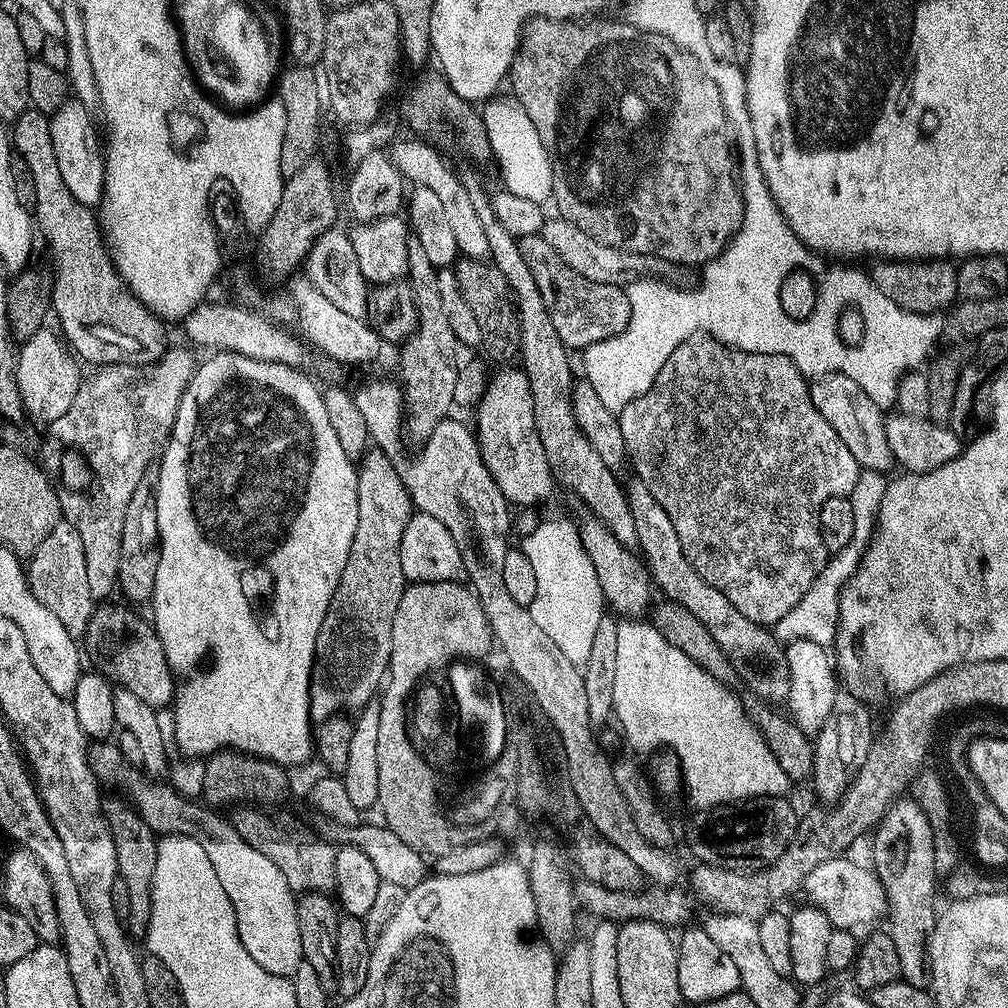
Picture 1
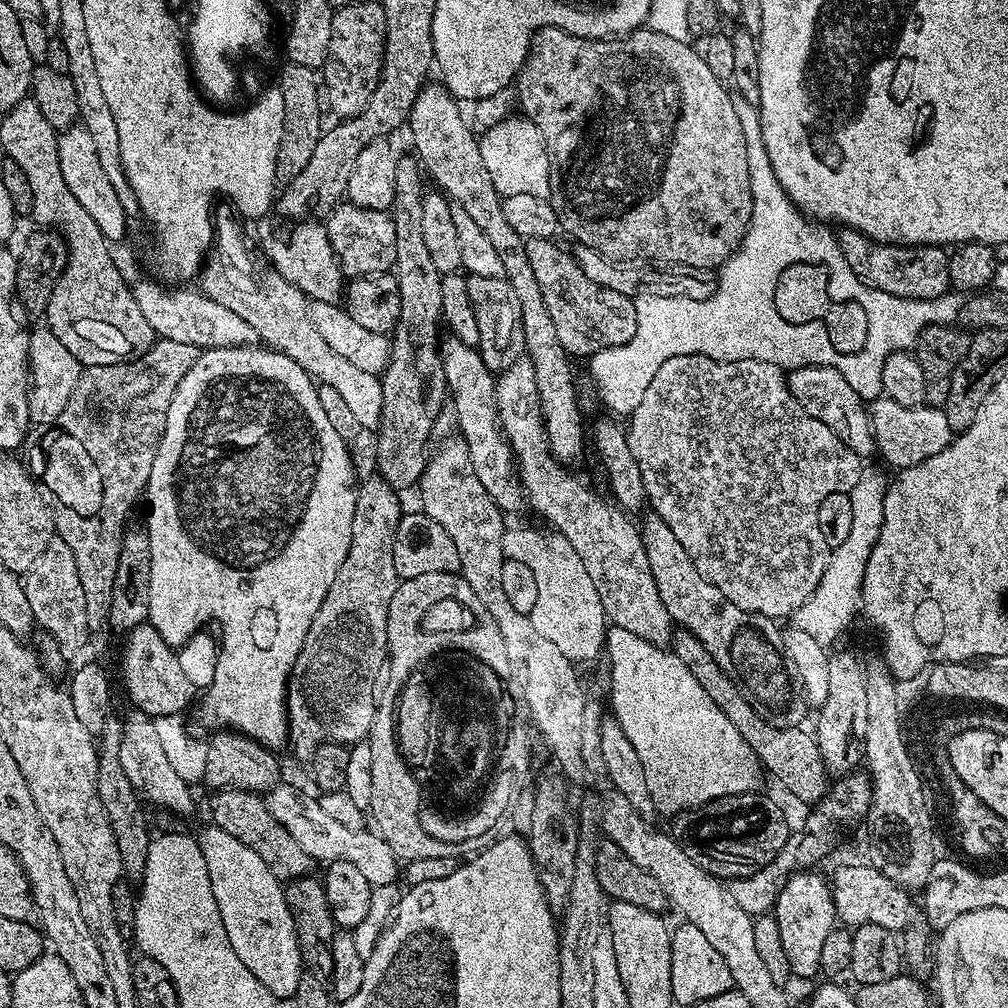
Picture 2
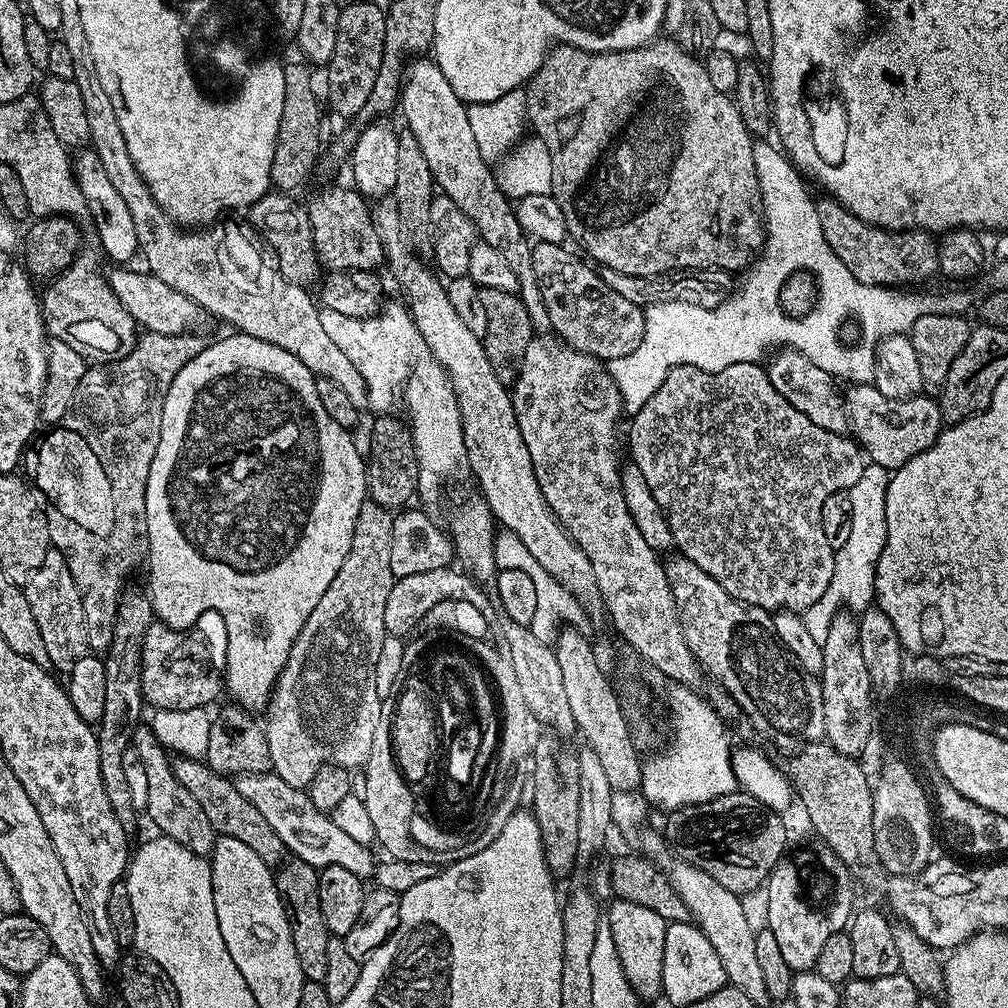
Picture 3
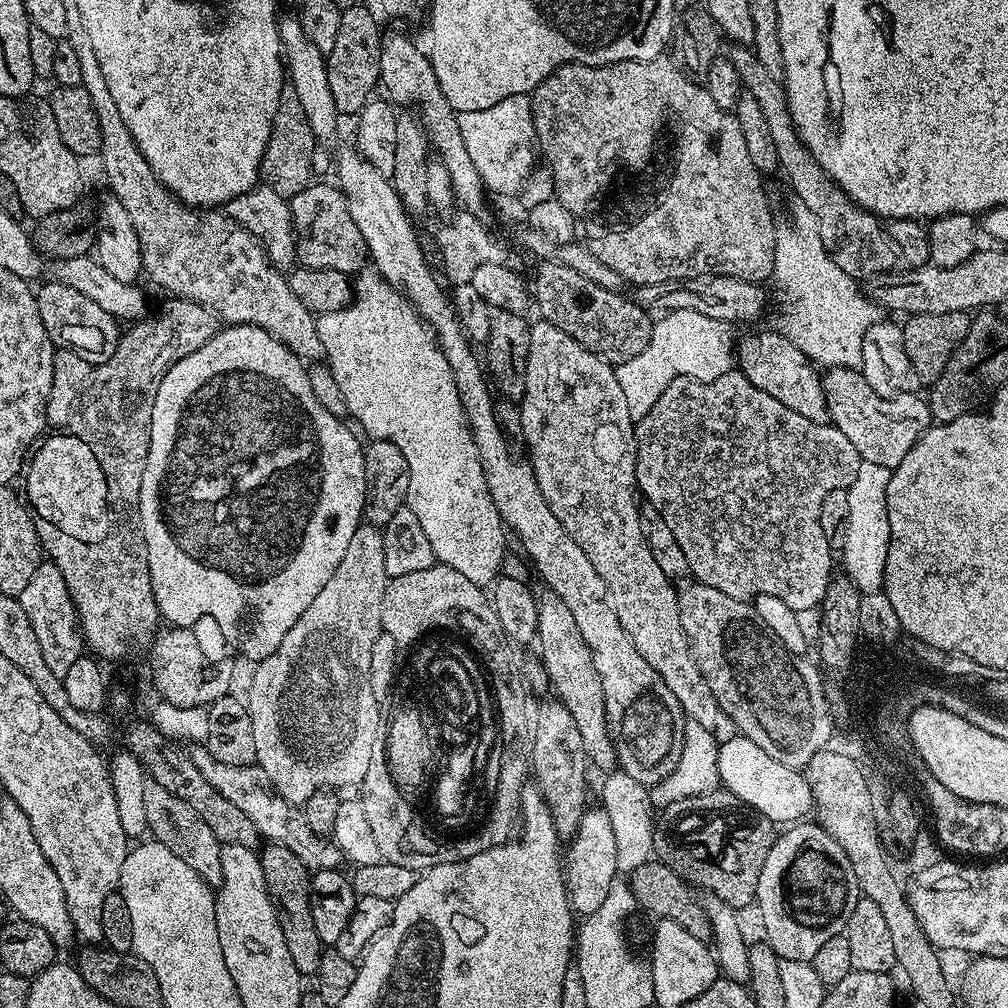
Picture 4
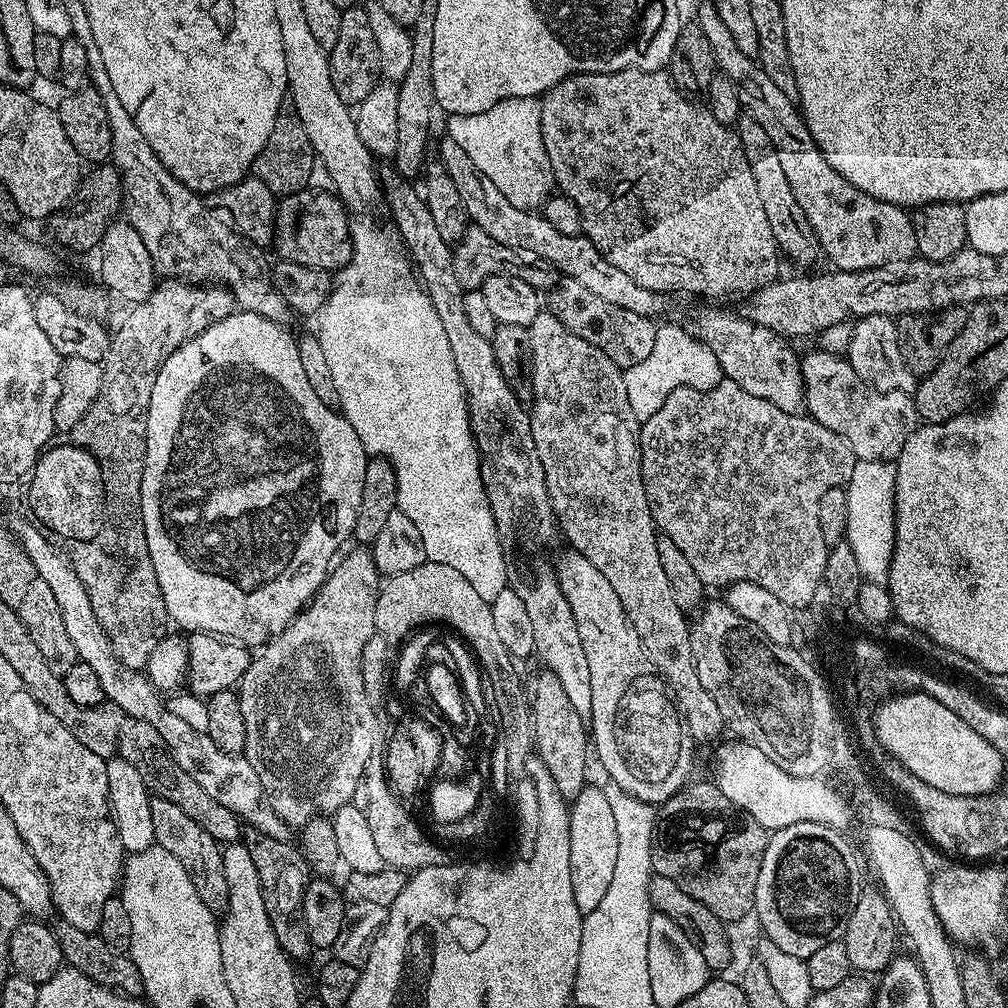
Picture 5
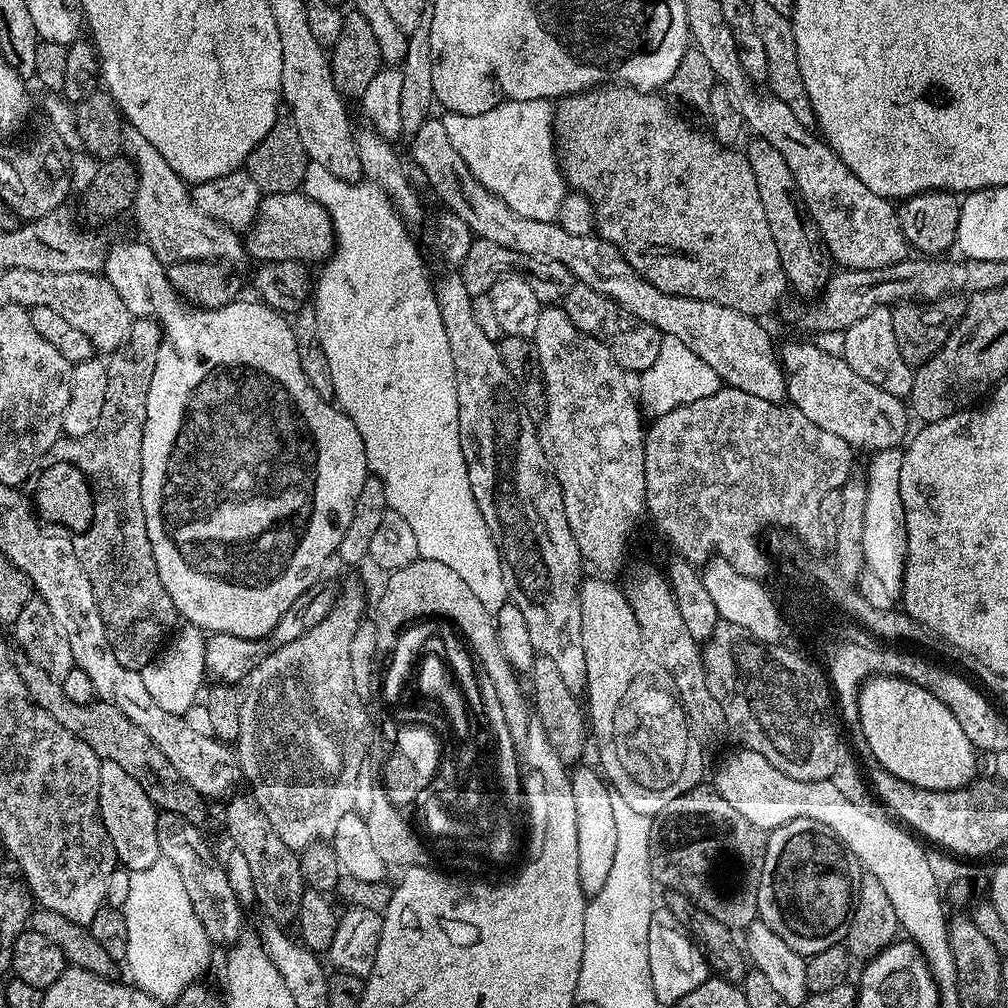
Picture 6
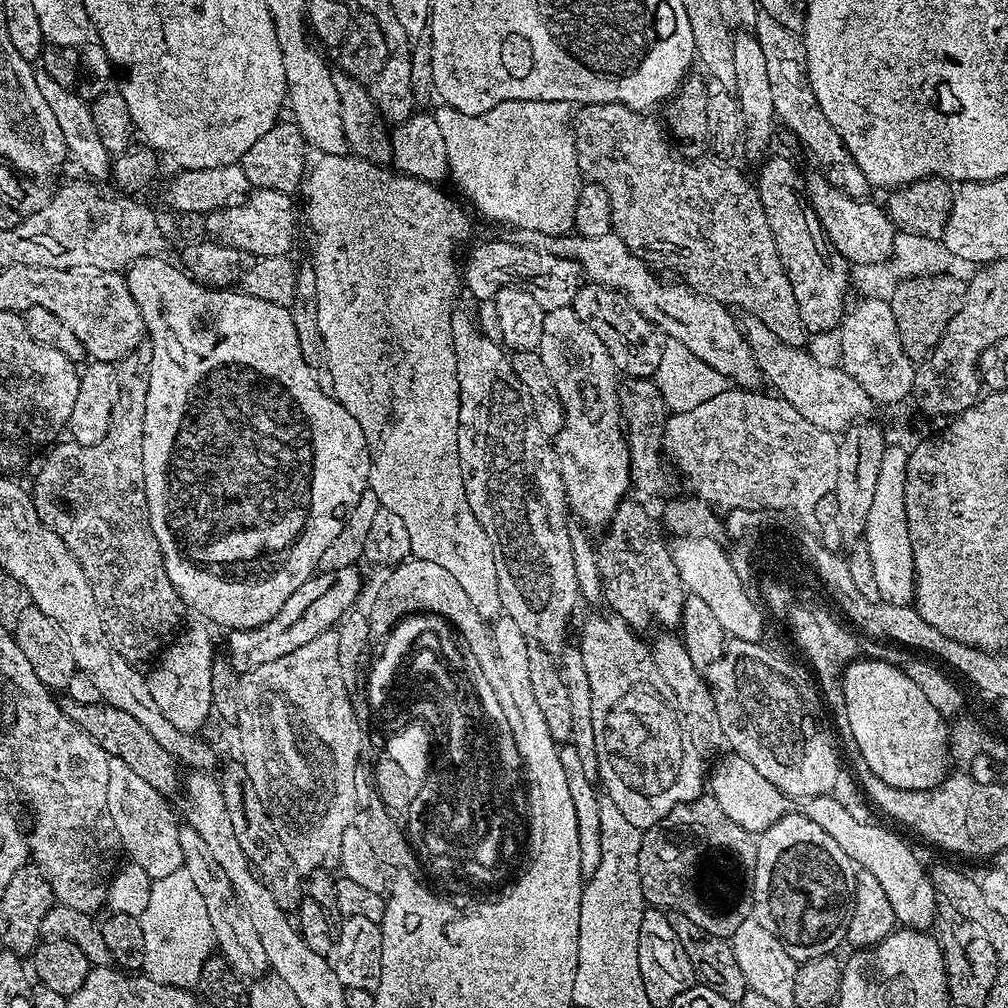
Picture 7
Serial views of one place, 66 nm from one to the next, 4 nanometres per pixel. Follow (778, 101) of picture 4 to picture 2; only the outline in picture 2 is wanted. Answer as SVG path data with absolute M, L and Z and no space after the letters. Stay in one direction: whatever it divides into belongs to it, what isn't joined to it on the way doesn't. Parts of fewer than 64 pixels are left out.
M841 227L835 233L842 258L850 262L850 270L871 288L907 300L933 300L949 291L949 253L938 244L877 244L866 234Z

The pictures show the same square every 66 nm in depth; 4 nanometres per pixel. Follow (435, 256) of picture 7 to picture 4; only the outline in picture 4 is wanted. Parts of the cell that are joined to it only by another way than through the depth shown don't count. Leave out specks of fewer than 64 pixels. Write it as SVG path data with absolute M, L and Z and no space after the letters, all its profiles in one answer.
M376 274L373 277L372 300L364 296L360 308L349 306L337 312L323 313L317 319L317 334L324 347L326 363L334 378L338 378L348 416L360 423L359 431L374 440L388 440L402 450L402 458L406 458L408 467L406 506L414 518L418 518L422 530L426 530L430 550L434 550L437 561L458 570L458 574L466 574L470 582L491 585L501 575L506 557L506 525L490 498L486 474L478 458L478 446L472 437L462 398L458 398L450 362L446 362L446 354L442 354L432 329L424 323L407 296L392 287L383 276Z

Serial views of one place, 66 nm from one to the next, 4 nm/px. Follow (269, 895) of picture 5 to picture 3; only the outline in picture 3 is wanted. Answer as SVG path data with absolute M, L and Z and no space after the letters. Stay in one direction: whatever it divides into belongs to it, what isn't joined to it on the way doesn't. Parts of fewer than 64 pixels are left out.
M292 858L279 865L275 877L278 894L282 898L290 922L290 938L294 938L294 950L298 954L298 962L302 966L304 979L323 984L326 978L326 946L330 933L322 918L322 910L318 906L320 873L314 866Z

